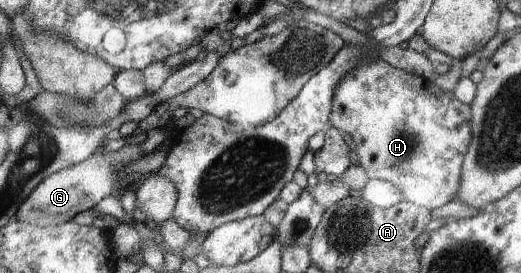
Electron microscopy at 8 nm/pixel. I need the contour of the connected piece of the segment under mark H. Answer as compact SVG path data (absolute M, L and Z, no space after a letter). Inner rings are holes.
M385 60L362 63L338 84L333 100L331 126L348 133L369 179L397 184L405 200L432 210L453 200L461 187L461 171L473 142L473 110L452 94L434 86L427 78L396 70Z

